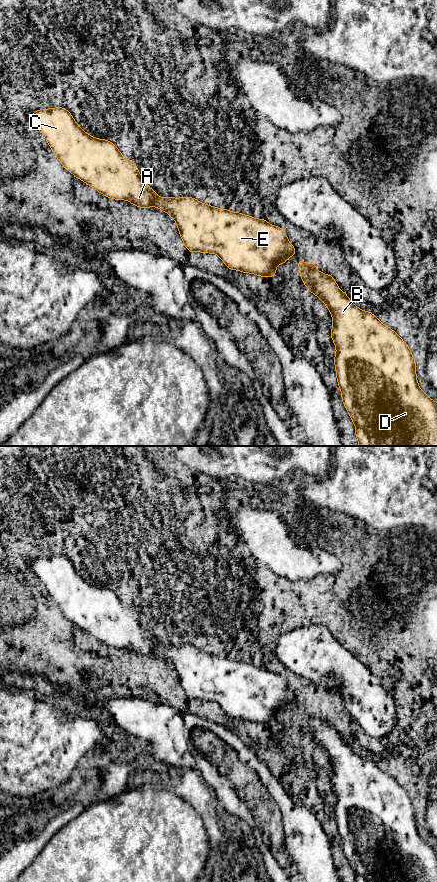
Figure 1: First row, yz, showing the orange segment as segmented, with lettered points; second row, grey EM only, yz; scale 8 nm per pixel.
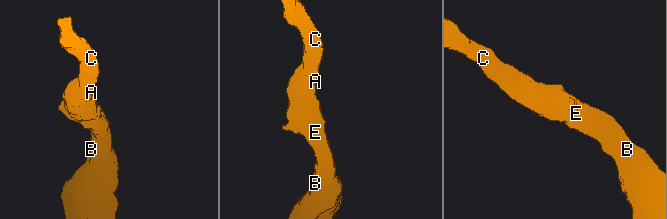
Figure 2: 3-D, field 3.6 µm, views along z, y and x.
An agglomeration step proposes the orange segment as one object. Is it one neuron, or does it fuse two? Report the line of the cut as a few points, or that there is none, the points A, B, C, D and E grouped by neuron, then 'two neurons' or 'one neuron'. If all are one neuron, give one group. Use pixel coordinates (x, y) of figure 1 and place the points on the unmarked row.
cut none; groups A B C D E; one neuron

